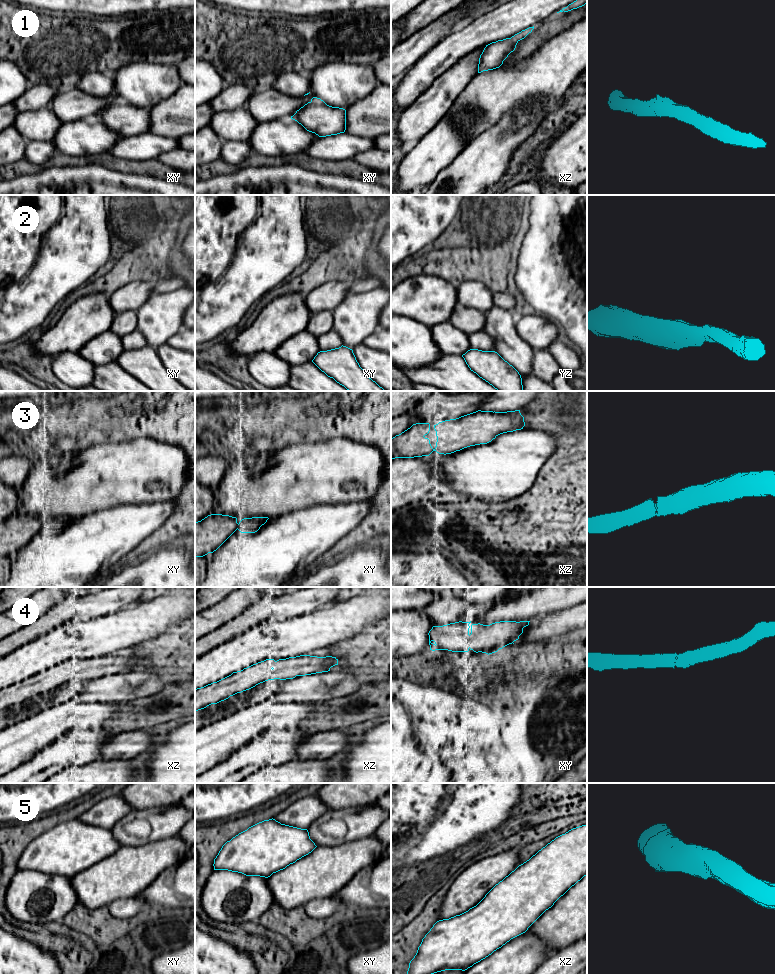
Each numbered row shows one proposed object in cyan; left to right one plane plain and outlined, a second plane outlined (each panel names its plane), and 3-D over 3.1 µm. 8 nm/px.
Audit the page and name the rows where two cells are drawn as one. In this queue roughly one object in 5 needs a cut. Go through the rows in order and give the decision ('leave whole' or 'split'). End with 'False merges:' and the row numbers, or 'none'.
1: leave whole
2: leave whole
3: leave whole
4: leave whole
5: leave whole
False merges: none

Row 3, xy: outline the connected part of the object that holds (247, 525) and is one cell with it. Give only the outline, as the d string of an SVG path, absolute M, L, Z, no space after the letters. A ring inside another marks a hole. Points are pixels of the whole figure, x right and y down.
M211 514L195 522L195 557L203 557L216 551L237 529L241 533L255 533L268 517L244 518L239 523L236 517Z

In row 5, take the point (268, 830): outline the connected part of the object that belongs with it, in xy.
M275 819L264 820L259 822L247 830L239 833L230 841L227 841L214 859L214 870L228 870L232 872L242 873L246 876L260 876L268 878L273 873L285 869L290 864L311 853L317 846L310 839L307 829L301 829L285 824L281 824Z

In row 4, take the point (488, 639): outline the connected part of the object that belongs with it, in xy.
M459 621L443 626L433 626L428 633L430 650L468 652L471 649L476 653L482 652L489 655L518 640L519 636L523 633L523 628L528 626L529 622L530 621L500 621L490 625L478 623L470 626L471 621Z

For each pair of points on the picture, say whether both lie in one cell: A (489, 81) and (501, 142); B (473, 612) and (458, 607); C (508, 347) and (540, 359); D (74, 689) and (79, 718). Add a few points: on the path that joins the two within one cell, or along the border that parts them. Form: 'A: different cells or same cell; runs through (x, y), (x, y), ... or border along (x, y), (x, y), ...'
A: different cells; border along (520, 126), (506, 112), (477, 136)
B: same cell; runs through (469, 611), (462, 608)
C: different cells; border along (534, 351), (532, 373)
D: different cells; border along (84, 701), (108, 702)

